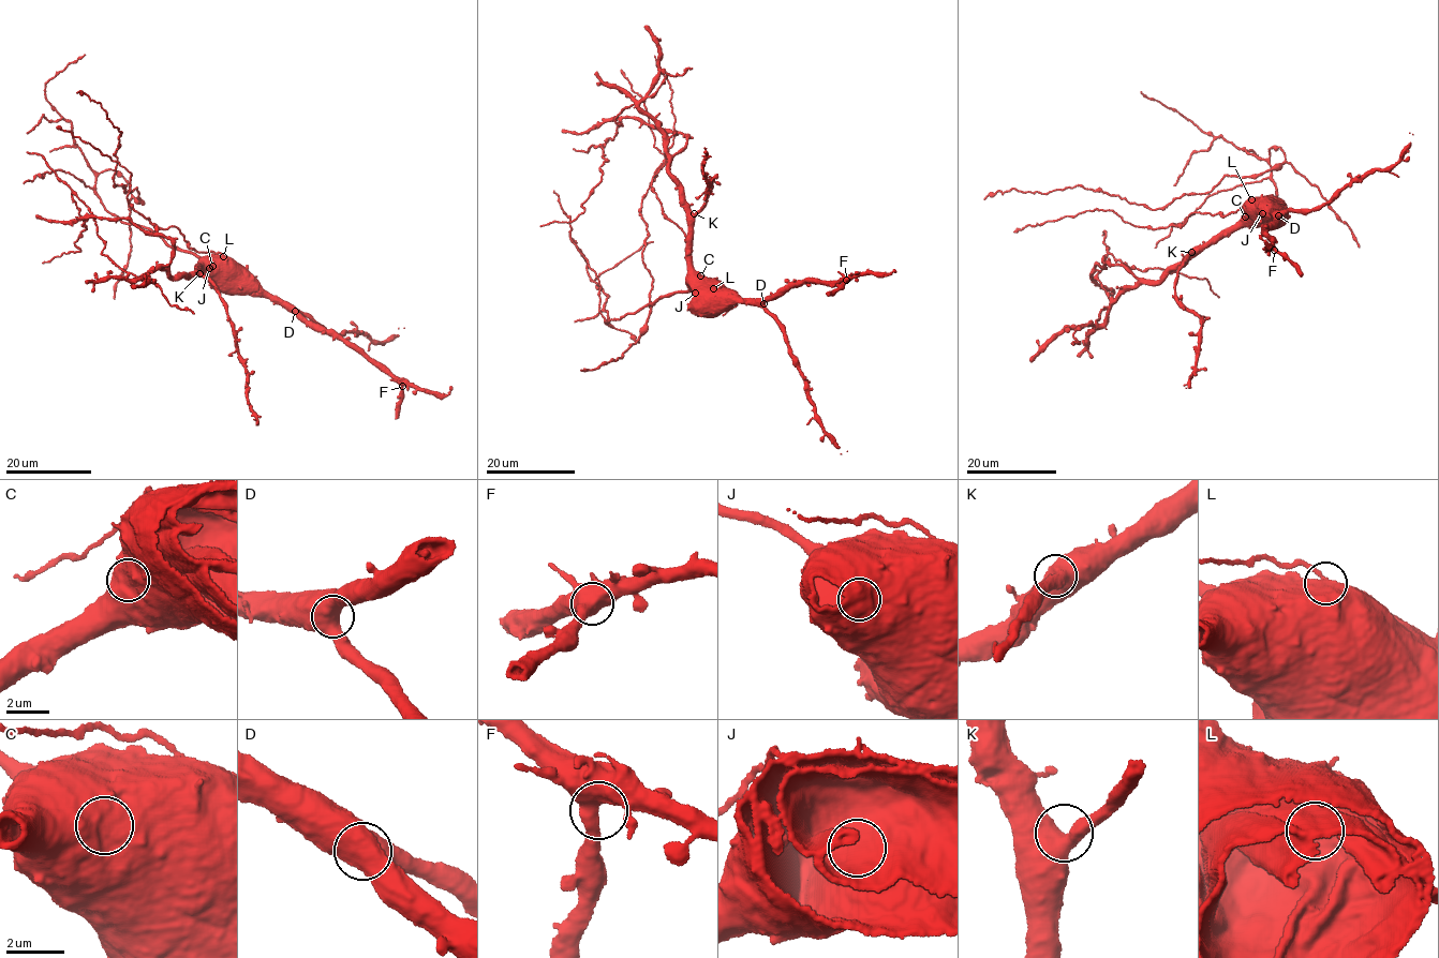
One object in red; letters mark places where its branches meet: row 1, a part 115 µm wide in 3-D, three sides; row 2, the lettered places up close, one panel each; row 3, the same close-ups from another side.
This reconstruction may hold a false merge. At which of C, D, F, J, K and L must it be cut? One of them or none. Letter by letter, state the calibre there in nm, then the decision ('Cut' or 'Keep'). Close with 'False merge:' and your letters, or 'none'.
C: Thickness 800 nm. Keep
D: Thickness 700 nm. Keep
F: Thickness 550 nm. Keep
J: Thickness 550 nm. Keep
K: Thickness 600 nm. Keep
L: Thickness 650 nm. Cut
False merge: L

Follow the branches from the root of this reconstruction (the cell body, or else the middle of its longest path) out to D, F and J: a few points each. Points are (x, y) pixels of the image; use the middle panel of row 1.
D: (655, 300), (692, 289), (723, 287), (743, 298), (763, 303)
F: (655, 300), (692, 289), (723, 287), (743, 298), (759, 300), (810, 280), (825, 282), (842, 278), (846, 280)
J: (655, 300), (688, 289), (695, 293)

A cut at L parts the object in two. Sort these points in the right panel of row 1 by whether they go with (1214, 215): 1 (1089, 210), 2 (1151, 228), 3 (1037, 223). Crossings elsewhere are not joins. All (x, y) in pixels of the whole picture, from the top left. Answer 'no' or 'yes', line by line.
1: yes
2: yes
3: yes

